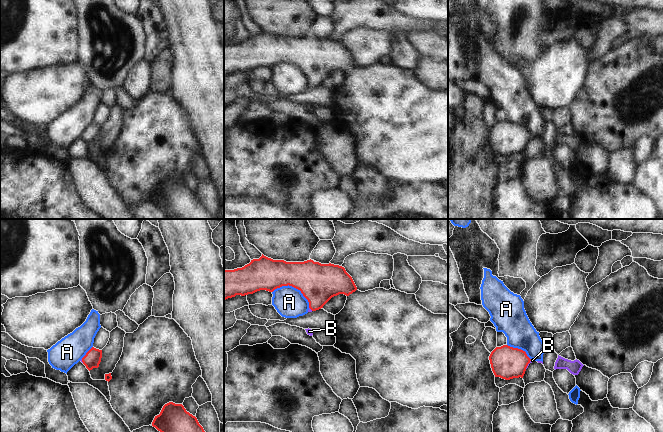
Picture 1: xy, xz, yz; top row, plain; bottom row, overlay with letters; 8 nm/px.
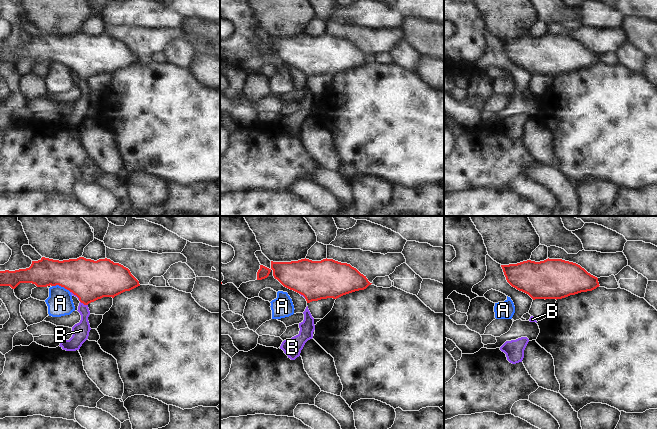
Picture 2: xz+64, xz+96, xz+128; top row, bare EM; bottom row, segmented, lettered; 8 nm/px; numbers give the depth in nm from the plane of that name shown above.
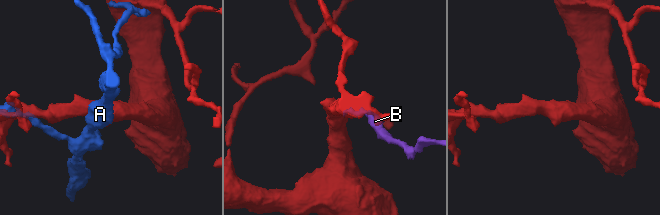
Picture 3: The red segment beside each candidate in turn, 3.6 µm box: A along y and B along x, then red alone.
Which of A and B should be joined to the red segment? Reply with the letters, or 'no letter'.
B

